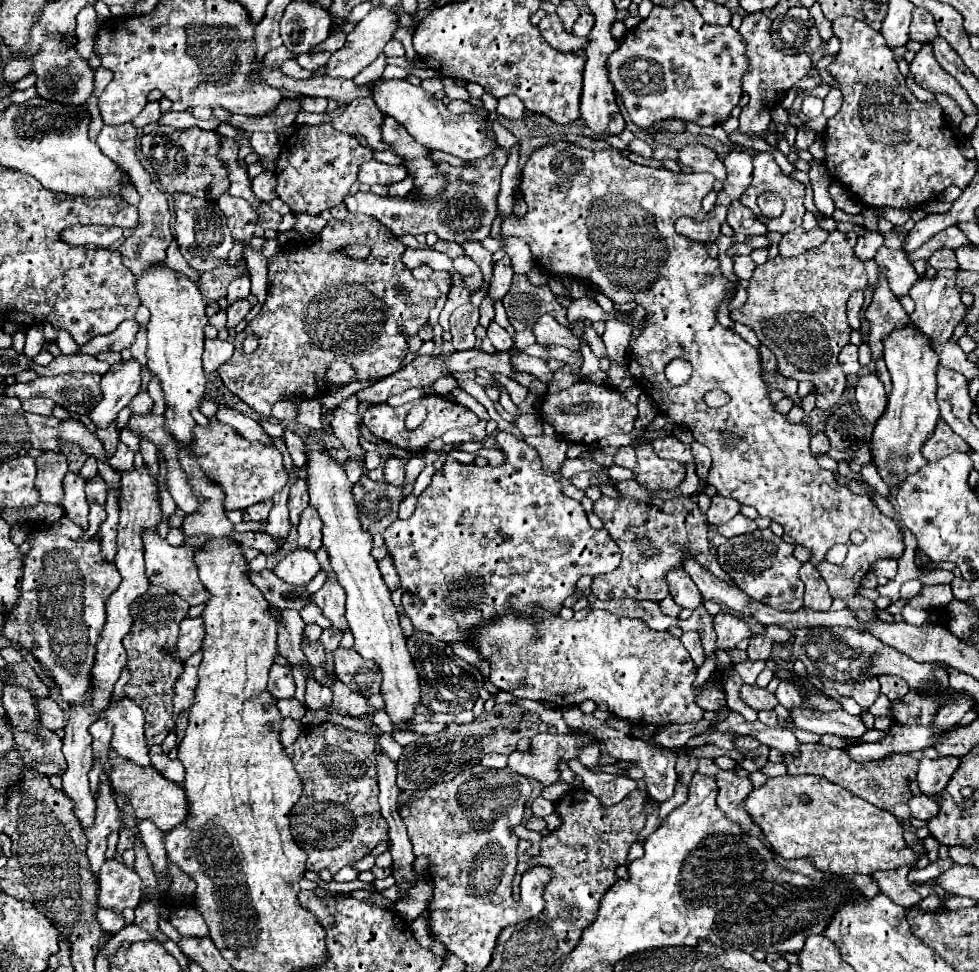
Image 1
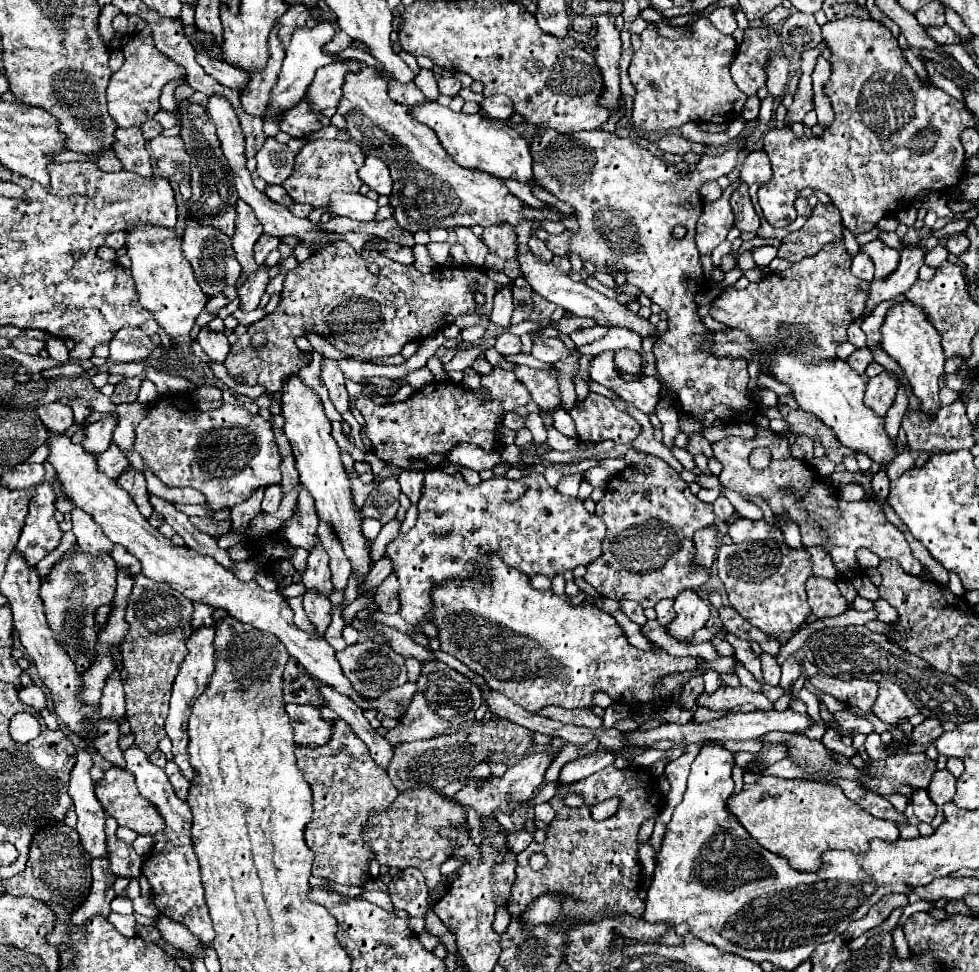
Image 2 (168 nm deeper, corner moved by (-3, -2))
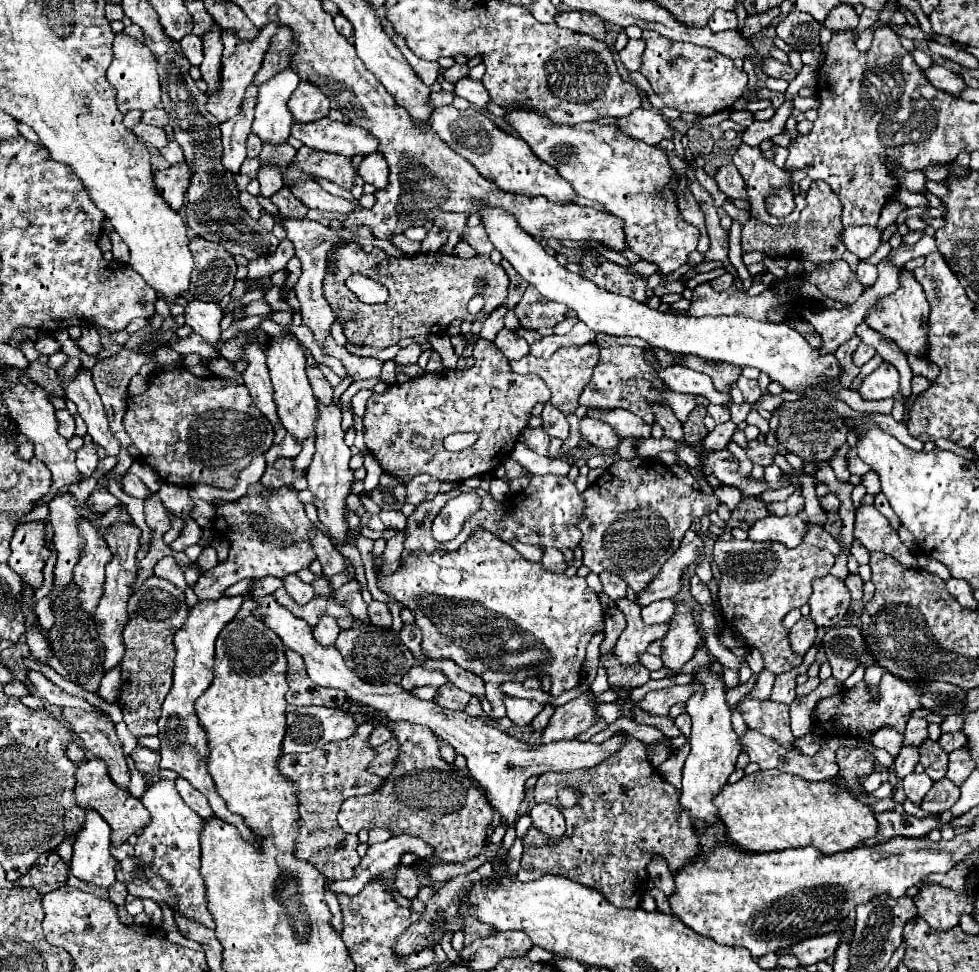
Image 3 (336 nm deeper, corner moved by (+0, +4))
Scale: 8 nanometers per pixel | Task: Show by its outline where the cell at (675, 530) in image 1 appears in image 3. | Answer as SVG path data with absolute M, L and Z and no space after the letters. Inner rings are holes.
M644 457L620 459L614 465L610 465L582 493L582 499L586 503L586 515L580 523L580 529L584 533L580 541L580 547L584 551L584 565L596 575L604 571L616 573L636 595L640 595L652 583L652 579L660 573L662 565L674 555L684 533L690 529L692 519L716 511L720 503L716 495L708 495L700 489L684 485L666 465Z

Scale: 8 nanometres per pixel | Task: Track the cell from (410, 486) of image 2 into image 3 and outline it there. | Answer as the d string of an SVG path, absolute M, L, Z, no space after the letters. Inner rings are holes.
M416 475L412 481L406 483L406 501L412 505L418 505L420 501L432 499L438 493L446 493L448 489L452 489L452 485L456 483L446 483L446 481L436 481L434 477Z

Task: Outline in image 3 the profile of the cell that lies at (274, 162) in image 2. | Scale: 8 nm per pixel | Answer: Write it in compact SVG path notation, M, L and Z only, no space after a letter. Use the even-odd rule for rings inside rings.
M272 163L260 165L260 169L258 169L258 183L260 183L260 193L264 197L270 197L272 193L276 193L284 185L278 165L272 165Z

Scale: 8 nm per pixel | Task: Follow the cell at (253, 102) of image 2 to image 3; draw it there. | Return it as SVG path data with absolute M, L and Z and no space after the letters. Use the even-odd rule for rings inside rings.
M248 87L246 89L246 97L244 97L244 105L240 109L240 115L220 123L220 131L222 131L222 145L224 145L224 155L222 155L222 163L228 171L238 173L242 161L246 159L246 137L252 131L252 121L254 121L254 105L256 105L256 87Z

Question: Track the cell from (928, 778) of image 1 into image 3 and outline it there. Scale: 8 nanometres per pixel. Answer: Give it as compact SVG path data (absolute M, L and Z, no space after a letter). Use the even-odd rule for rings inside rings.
M942 777L940 781L934 781L932 789L926 793L922 801L922 809L928 813L942 813L950 809L958 801L958 797L960 797L960 789L948 777Z

